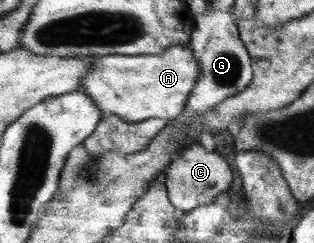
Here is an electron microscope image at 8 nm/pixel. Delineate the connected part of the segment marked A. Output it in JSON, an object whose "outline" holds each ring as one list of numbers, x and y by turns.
{"outline":[[187,44,171,45,158,55,97,56,77,90,90,96,103,115,115,114,128,122,149,118,173,120,183,111,183,105,201,77,199,62,193,55,192,48]]}

